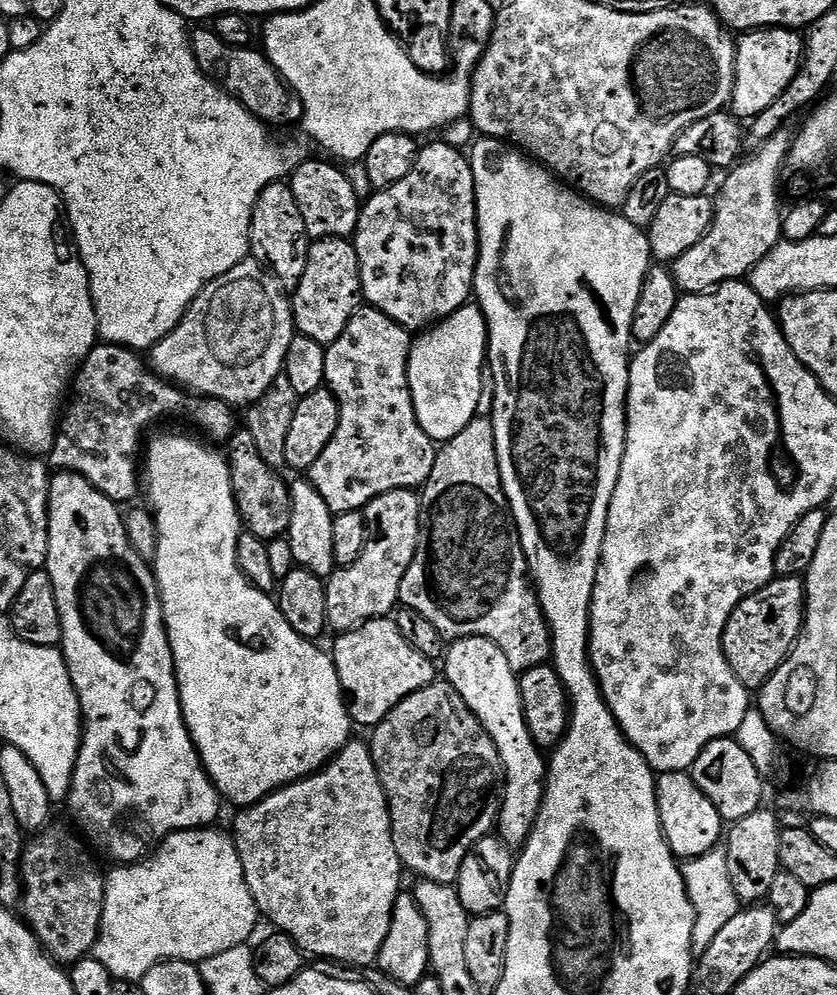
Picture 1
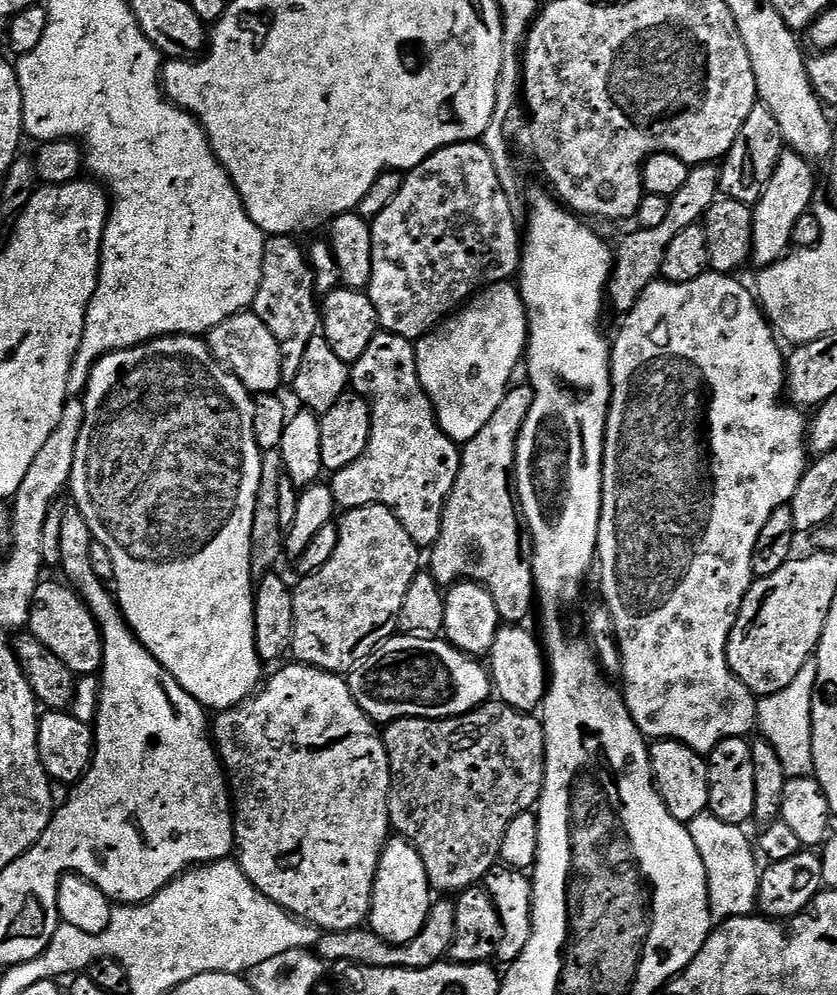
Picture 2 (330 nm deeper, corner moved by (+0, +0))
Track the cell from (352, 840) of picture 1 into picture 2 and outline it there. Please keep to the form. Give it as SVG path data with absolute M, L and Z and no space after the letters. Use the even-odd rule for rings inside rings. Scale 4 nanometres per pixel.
M291 663L280 666L285 666L285 668L278 669L269 680L267 677L263 687L251 698L219 713L210 728L220 763L223 764L228 777L234 805L236 825L234 856L253 886L262 894L266 894L270 902L283 908L288 915L314 925L315 928L320 929L321 933L349 932L351 928L361 927L368 919L368 911L372 909L372 887L378 870L378 862L385 844L390 839L388 791L392 785L392 768L388 764L388 751L384 749L383 735L378 731L374 721L362 710L362 706L354 702L354 694L350 690L347 679L335 672L311 668L308 664Z

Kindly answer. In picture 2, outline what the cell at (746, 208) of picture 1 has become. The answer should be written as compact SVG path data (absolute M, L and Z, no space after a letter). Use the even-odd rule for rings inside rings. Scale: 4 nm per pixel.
M785 150L781 154L774 178L770 178L752 214L750 260L753 265L756 263L757 269L769 268L774 262L783 260L793 247L794 222L798 222L798 218L802 218L802 214L814 204L812 195L816 192L816 176L812 173L812 168L810 161L796 152Z

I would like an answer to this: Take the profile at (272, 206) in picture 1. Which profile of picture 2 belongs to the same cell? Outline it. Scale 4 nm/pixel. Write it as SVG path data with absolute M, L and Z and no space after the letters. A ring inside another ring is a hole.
M273 236L264 241L264 257L262 258L262 282L258 294L254 298L251 311L255 312L262 322L266 322L266 330L274 334L278 342L278 350L282 354L282 381L295 380L302 366L302 357L306 354L306 346L310 338L314 338L322 328L322 308L318 303L316 290L316 274L312 270L309 257L296 245L297 241L291 236Z

